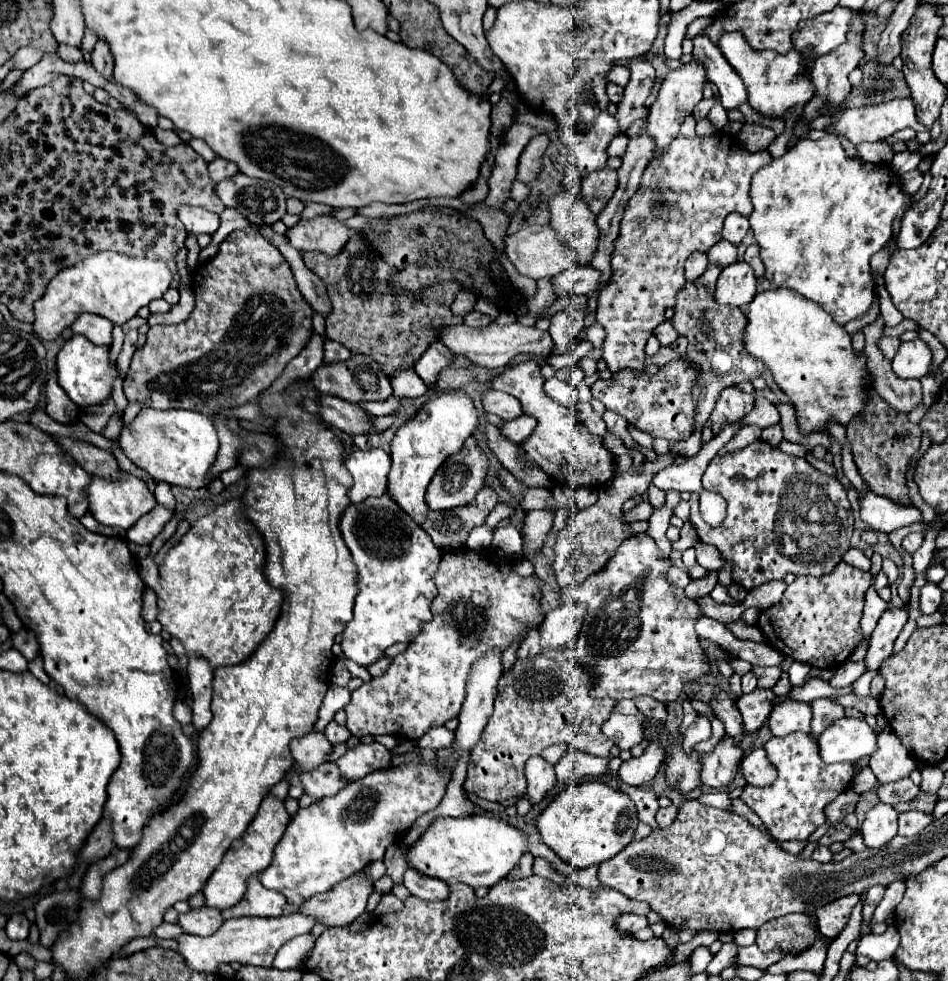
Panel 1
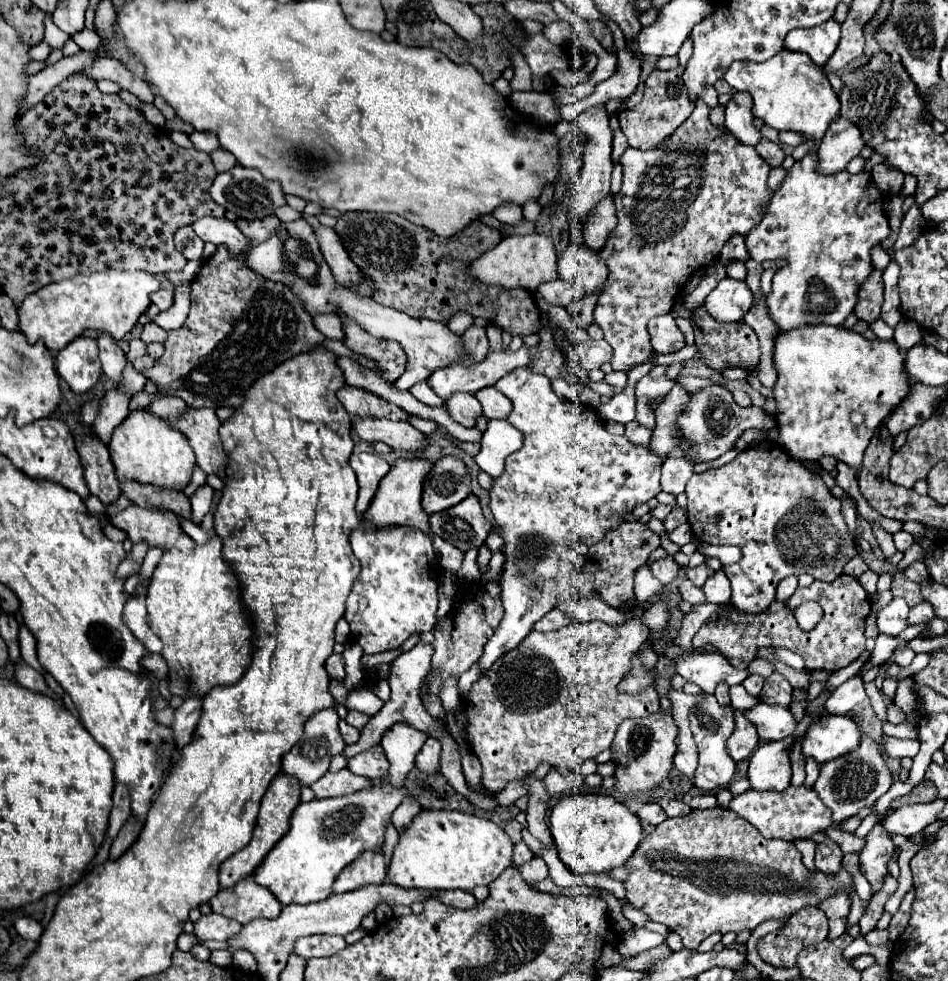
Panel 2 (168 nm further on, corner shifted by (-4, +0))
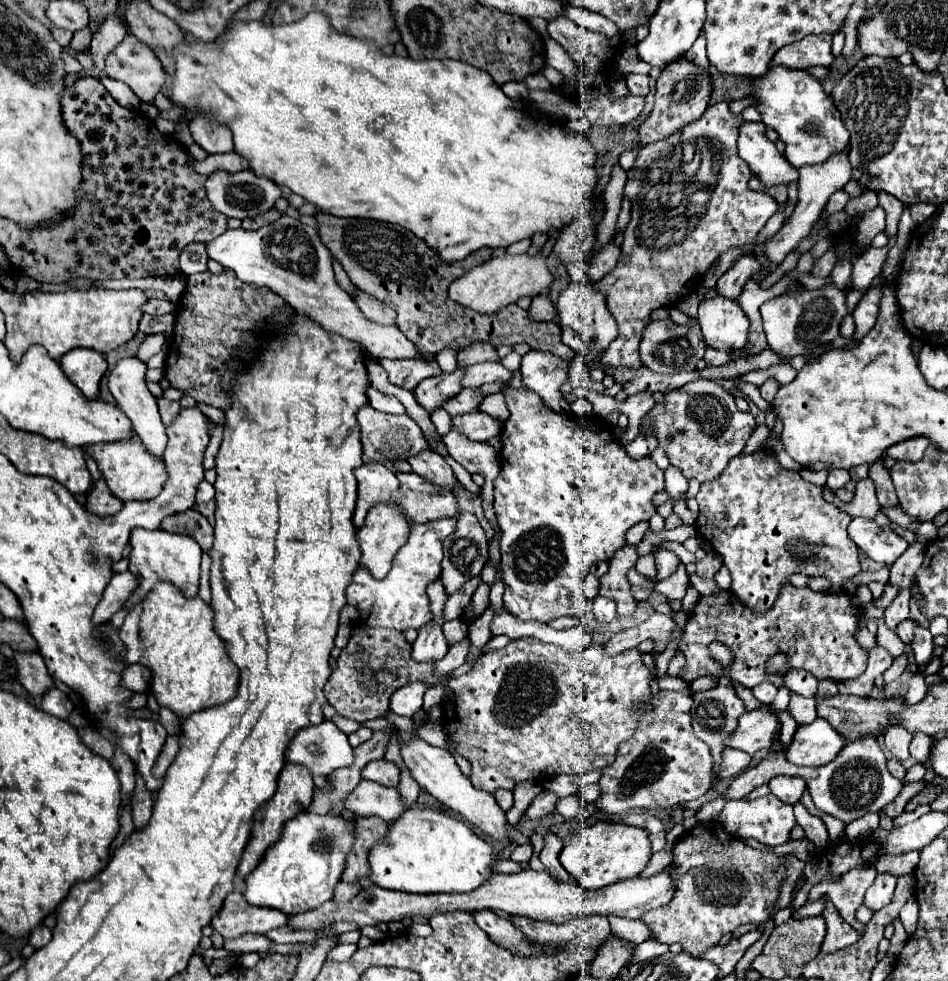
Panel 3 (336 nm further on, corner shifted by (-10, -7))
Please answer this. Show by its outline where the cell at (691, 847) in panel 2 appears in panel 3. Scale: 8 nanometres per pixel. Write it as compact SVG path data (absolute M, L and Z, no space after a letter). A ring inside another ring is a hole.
M717 820L699 822L693 830L685 832L683 838L675 842L671 852L673 852L673 860L665 870L675 880L675 896L663 908L655 908L641 916L645 926L653 932L655 940L663 944L679 942L683 950L689 952L691 956L701 956L707 950L711 950L715 944L719 944L719 940L725 934L733 932L737 926L763 924L769 918L773 918L775 904L779 900L779 890L787 874L785 856L773 850L755 850L747 846L743 838L725 832L725 828Z

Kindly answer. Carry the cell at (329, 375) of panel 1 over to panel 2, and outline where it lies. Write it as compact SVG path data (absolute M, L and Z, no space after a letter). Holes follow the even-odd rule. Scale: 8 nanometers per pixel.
M343 387L337 397L343 403L345 411L351 413L351 417L379 417L391 421L409 419L409 413L405 413L401 407L389 405L387 401L379 401L379 397L373 397L373 393L365 393L363 389Z

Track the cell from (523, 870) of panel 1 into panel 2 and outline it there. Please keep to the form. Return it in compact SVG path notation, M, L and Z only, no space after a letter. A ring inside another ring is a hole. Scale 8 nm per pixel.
M517 843L515 845L515 849L513 849L513 863L515 865L527 863L531 857L533 857L533 853L531 853L531 849L525 843Z

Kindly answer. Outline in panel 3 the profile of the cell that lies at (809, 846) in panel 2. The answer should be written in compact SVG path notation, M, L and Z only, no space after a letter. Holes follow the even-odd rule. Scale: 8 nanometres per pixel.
M825 894L821 896L821 900L825 900L825 910L823 910L823 918L827 922L827 936L823 940L823 946L821 946L821 952L837 952L845 946L851 946L855 944L861 936L855 928L851 928L843 918L841 914L837 912L837 908L833 906L831 898Z

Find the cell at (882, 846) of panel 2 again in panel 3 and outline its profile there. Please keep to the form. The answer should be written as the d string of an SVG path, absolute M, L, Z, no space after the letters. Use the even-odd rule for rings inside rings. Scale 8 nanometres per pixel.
M879 872L875 882L871 884L871 888L867 890L865 894L865 906L871 908L873 912L881 910L883 906L887 906L893 898L893 890L895 890L895 884L897 884L897 878L893 874L887 874L887 872Z

